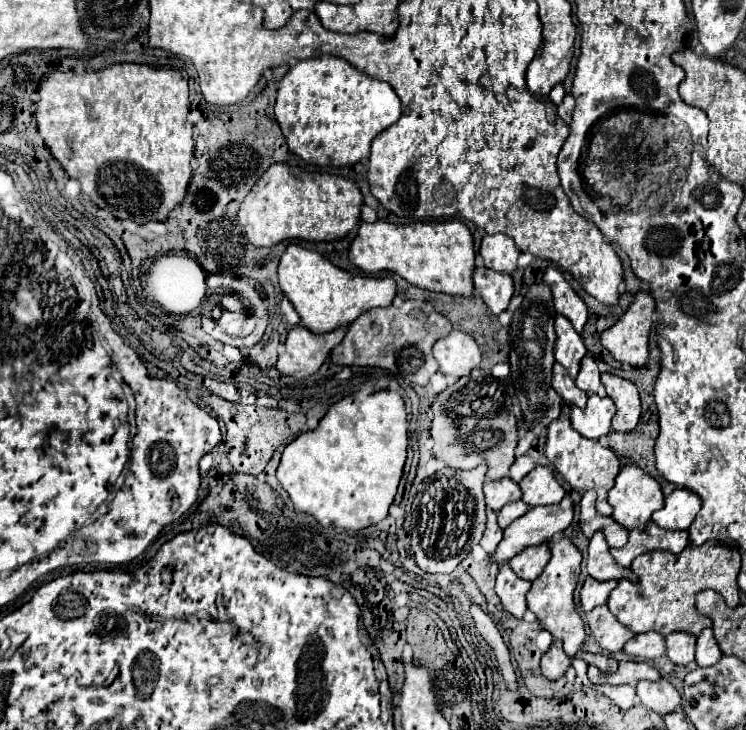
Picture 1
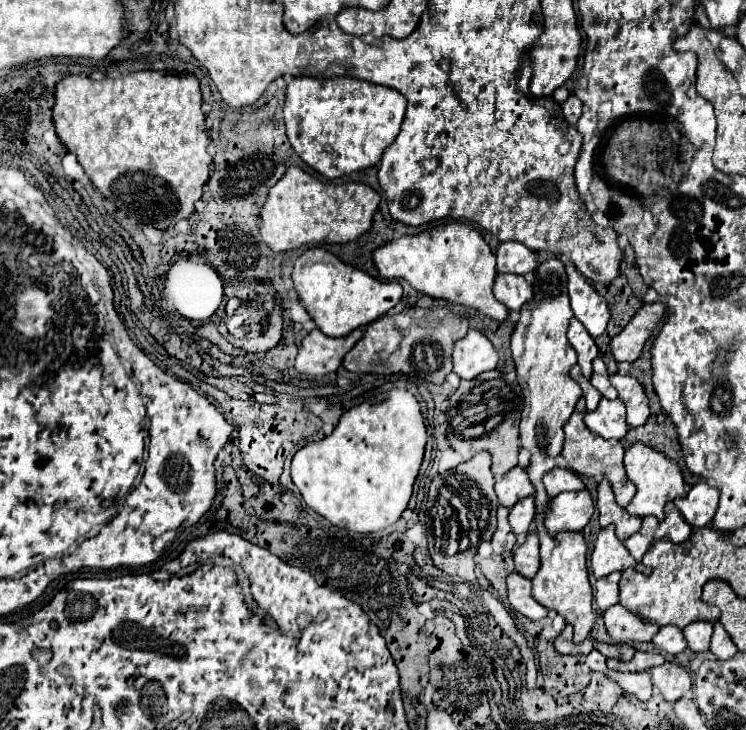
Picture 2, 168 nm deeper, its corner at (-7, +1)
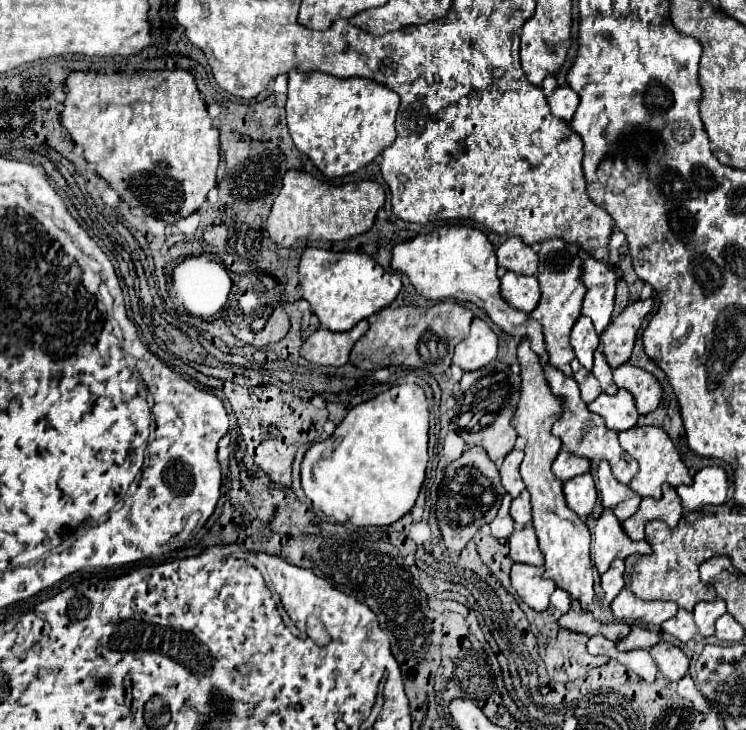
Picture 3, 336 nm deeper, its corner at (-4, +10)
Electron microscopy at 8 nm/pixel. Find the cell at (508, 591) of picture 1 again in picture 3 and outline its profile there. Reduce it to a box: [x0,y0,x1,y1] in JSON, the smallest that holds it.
[511,564,555,610]

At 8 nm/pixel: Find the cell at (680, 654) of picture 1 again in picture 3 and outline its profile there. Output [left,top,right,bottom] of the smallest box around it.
[693,598,725,636]

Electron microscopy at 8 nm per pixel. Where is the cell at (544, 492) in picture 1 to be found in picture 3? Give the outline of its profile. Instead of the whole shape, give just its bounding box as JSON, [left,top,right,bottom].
[553,450,589,482]

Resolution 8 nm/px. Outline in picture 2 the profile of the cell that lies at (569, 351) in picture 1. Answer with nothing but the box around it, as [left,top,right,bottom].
[568,319,598,379]

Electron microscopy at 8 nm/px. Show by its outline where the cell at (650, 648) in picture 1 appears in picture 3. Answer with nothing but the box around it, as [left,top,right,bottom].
[661,610,697,644]

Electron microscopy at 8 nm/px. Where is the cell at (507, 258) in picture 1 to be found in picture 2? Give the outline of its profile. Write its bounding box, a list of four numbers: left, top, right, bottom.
[496,241,538,275]

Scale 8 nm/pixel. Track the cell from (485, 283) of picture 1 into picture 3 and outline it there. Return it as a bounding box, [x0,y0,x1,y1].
[501,272,541,314]

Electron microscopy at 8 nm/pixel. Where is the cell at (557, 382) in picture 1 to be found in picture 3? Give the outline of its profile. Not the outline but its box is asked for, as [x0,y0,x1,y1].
[573,360,603,404]

